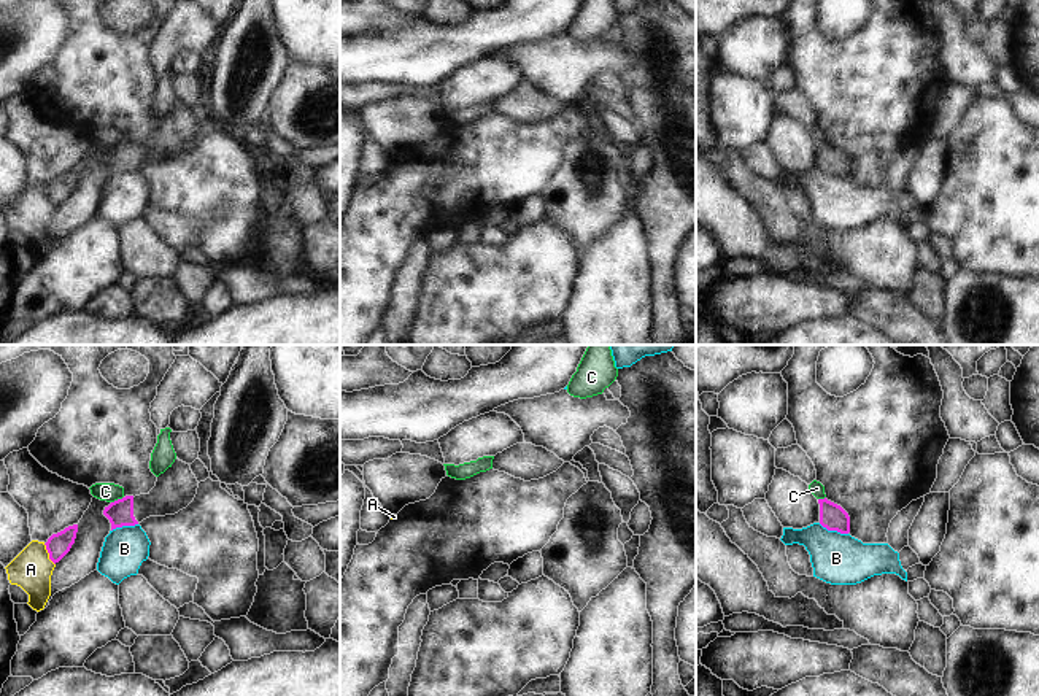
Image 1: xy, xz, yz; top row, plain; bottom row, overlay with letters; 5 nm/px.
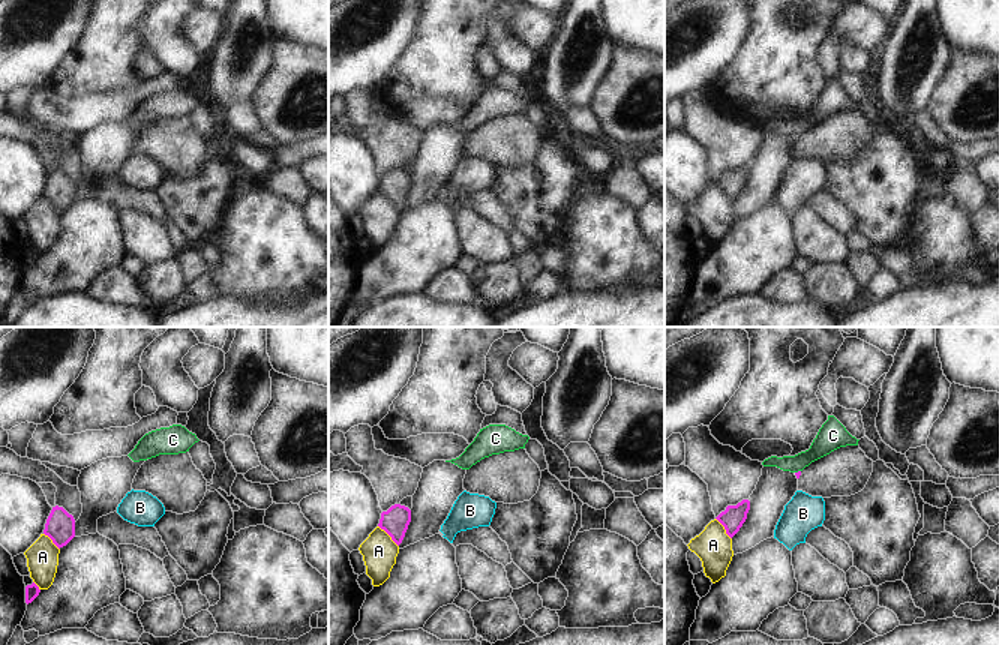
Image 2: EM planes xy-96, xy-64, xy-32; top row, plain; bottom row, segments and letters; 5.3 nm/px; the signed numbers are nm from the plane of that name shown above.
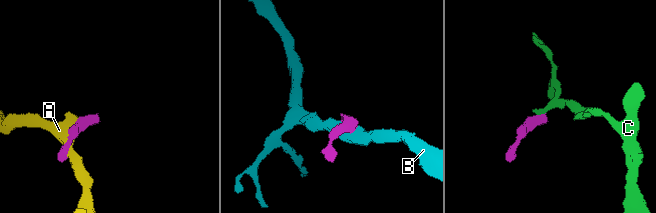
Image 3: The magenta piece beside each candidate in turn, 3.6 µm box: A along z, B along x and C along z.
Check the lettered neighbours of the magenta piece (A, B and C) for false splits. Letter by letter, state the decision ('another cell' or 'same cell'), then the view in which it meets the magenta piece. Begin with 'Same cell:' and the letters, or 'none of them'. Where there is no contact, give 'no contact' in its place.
Same cell: none of them
A: another cell; contact in xy
B: another cell; contact in yz
C: another cell; contact in xy

